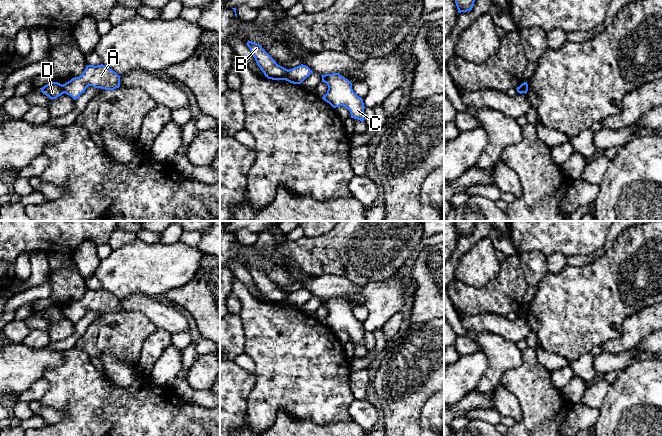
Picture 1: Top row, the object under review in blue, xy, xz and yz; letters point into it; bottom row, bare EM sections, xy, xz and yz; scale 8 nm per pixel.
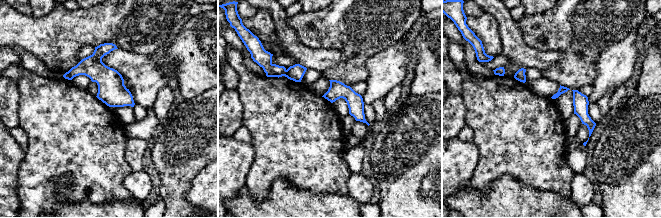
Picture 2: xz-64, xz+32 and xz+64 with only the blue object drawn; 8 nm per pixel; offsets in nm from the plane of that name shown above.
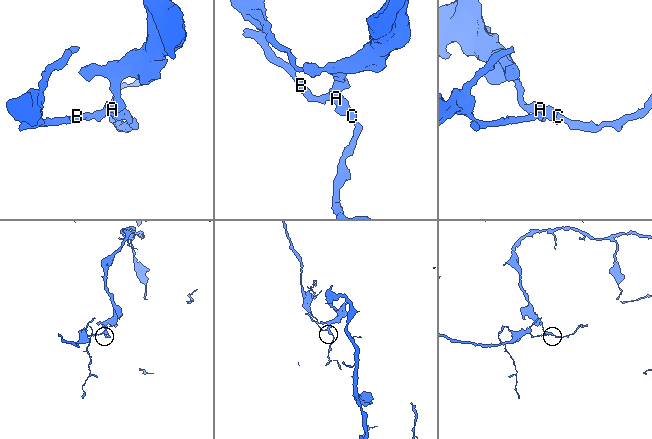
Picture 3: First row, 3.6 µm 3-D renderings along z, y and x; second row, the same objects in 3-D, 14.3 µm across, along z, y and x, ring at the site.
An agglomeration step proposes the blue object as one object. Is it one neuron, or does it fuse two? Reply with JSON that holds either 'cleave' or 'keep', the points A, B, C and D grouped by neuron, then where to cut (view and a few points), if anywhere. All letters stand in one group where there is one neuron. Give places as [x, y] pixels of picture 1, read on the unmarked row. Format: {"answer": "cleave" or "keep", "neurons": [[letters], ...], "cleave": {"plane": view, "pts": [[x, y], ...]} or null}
{"answer": "cleave", "neurons": [["A", "C"], ["B", "D"]], "cleave": {"plane": "xz", "pts": [[288, 294], [284, 303]]}}

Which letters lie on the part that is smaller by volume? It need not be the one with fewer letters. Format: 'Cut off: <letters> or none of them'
Cut off: B, D

